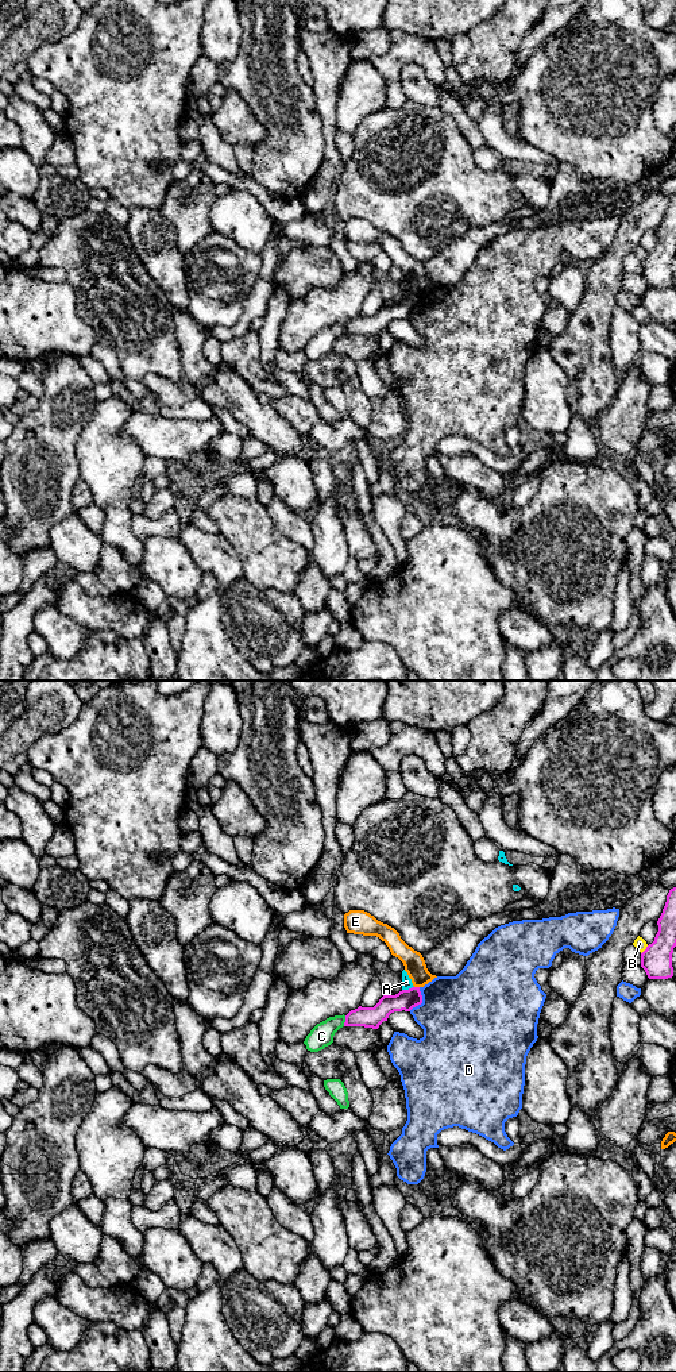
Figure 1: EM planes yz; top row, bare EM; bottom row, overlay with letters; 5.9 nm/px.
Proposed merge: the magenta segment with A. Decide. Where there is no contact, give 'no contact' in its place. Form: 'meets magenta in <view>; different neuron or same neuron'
meets magenta in yz; different neuron

